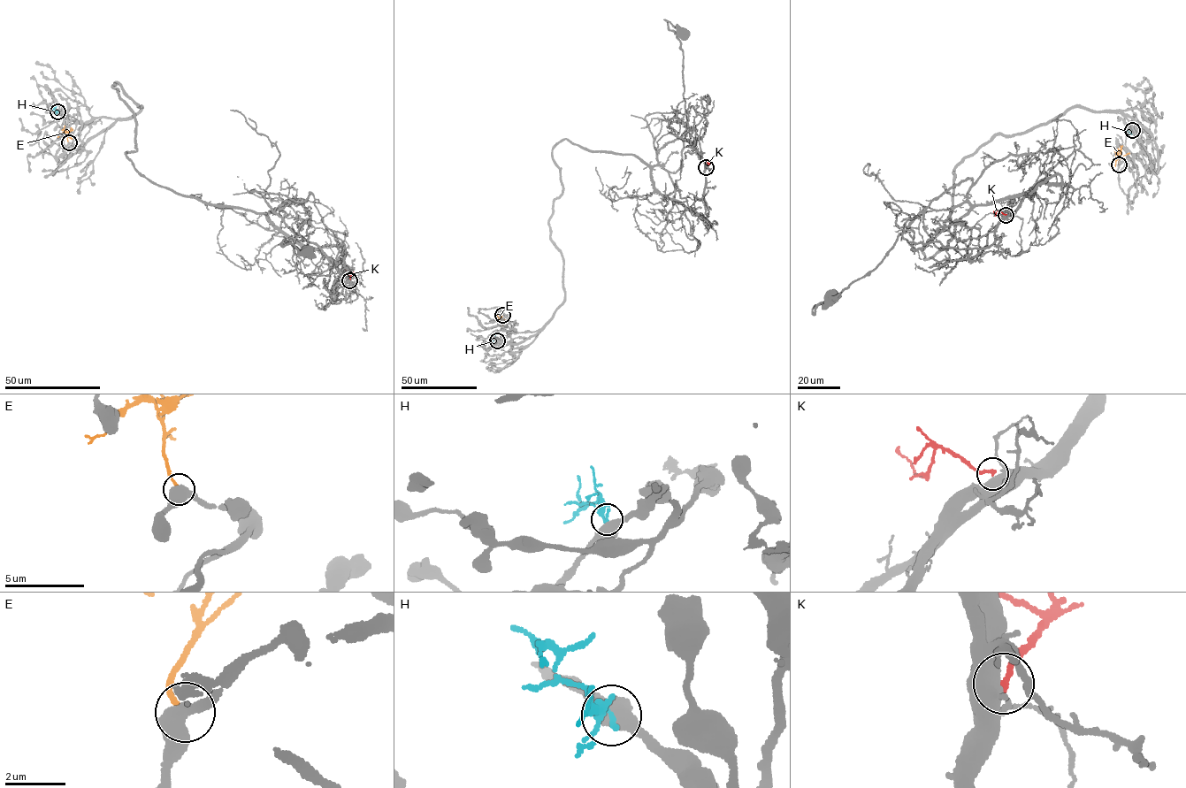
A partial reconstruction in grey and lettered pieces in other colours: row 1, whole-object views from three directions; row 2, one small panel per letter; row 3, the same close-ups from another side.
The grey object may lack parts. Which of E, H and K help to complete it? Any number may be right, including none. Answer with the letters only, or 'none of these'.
K

